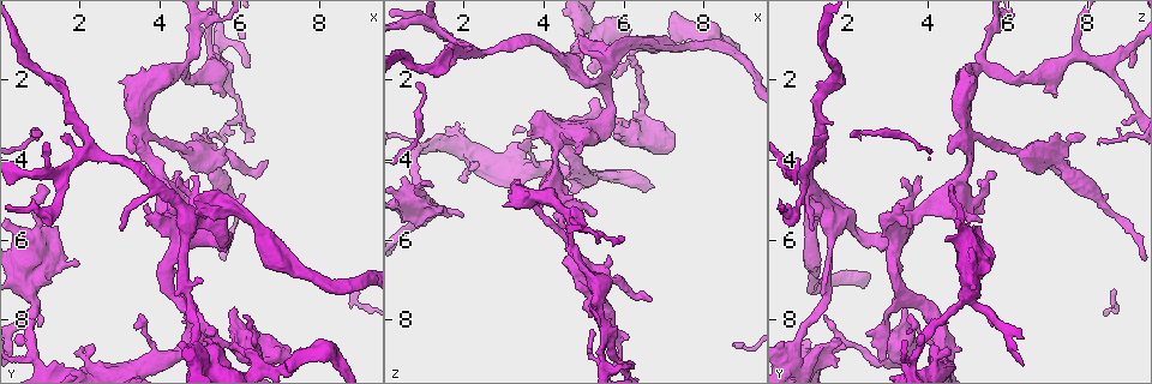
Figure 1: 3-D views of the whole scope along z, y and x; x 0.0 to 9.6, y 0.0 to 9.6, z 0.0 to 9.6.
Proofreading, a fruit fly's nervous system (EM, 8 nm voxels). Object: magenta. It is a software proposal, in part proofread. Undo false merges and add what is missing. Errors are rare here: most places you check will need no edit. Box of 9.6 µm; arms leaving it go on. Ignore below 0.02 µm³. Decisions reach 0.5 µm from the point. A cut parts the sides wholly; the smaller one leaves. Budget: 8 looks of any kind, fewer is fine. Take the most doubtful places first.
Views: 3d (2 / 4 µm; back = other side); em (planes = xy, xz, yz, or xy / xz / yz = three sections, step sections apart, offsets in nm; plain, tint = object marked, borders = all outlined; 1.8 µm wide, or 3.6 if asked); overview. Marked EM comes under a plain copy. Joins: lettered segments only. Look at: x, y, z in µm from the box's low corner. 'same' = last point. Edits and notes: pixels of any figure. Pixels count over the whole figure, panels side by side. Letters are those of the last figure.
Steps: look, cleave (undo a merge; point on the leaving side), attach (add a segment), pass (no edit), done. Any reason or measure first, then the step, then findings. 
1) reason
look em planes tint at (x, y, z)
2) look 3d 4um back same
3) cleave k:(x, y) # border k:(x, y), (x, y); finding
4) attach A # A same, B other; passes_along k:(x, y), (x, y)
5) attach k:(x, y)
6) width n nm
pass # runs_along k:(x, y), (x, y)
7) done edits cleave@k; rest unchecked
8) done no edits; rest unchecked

branch point
look 3d 2um at (5.55, 5.10, 1.45)

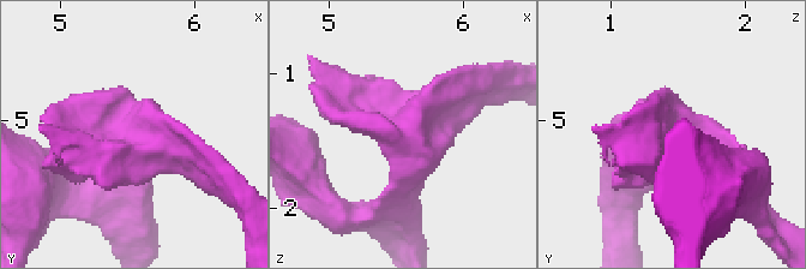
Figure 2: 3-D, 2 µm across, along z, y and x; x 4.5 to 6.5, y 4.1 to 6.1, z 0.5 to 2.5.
now the EM
look em 3.6um planes borders at (5.58, 5.12, 1.42)

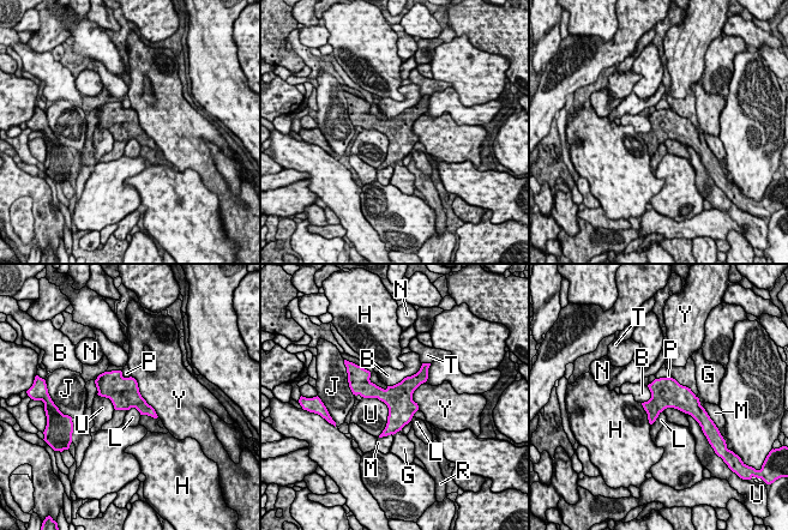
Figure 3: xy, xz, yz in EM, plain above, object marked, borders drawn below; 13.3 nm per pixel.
longest_contact Y 650 nm
pass # B other, G other, H other, J other, L other, M other, N other, P other, R other, T other, U other, Y other; border 3:(662, 410), (677, 408), (683, 413); continuous, no second cell

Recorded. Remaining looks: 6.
arms part here
look em 3.6um yz step 4 tint at (7.40, 9.05, 0.75)

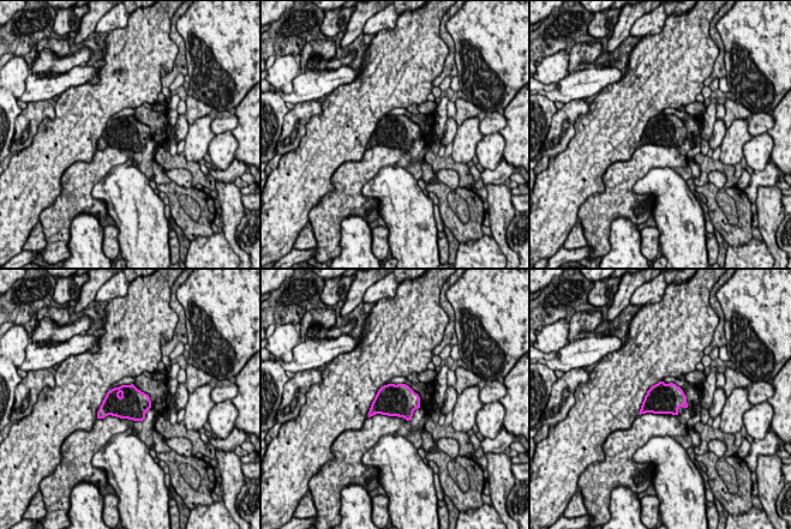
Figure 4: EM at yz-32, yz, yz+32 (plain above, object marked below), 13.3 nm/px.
cut it another way
look em 3.6um planes borders same

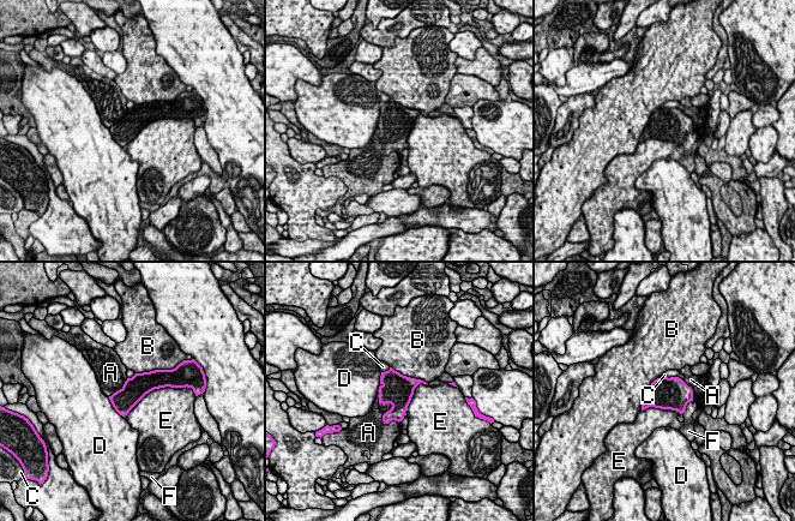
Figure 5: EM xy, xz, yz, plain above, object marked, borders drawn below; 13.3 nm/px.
width 320 nm
pass # A other, B other, C other, D other, E other, F other; border 5:(172, 387), (150, 390), (126, 414); all the same cell

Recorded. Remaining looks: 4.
an open end
look 3d 4um at (7.25, 8.90, 3.40)

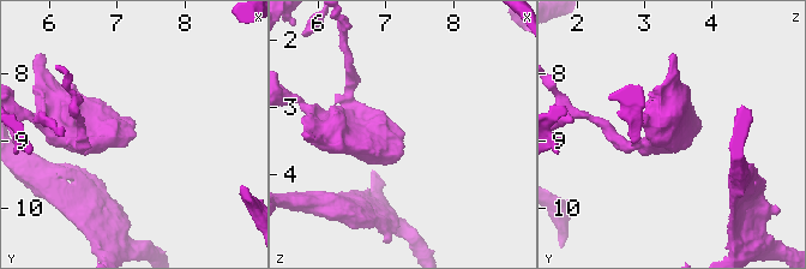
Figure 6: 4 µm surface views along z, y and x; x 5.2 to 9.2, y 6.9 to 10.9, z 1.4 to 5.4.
look em planes borders at (7.30, 9.00, 3.35)

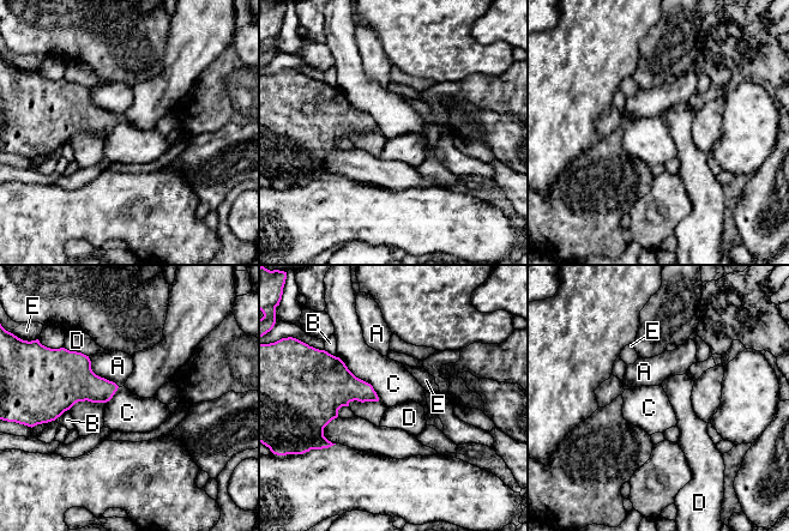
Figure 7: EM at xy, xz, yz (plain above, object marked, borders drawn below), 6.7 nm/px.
pass # A other, B other, C other, D other, E other; border 7:(338, 356), (372, 386), (379, 400); no lettered segment goes on from it

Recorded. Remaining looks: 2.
done no edits; rest unchecked

